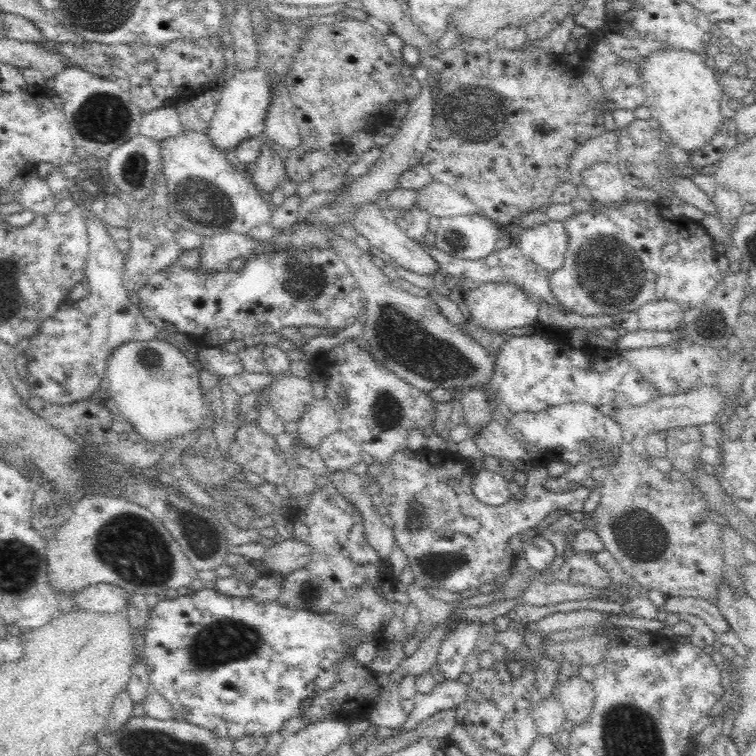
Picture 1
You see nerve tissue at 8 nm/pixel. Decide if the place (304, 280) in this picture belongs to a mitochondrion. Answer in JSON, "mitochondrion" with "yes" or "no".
{"mitochondrion":"yes"}

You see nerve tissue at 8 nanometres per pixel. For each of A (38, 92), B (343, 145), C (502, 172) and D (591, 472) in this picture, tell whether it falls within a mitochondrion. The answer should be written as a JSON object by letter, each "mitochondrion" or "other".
{"A":"other","B":"other","C":"other","D":"other"}

